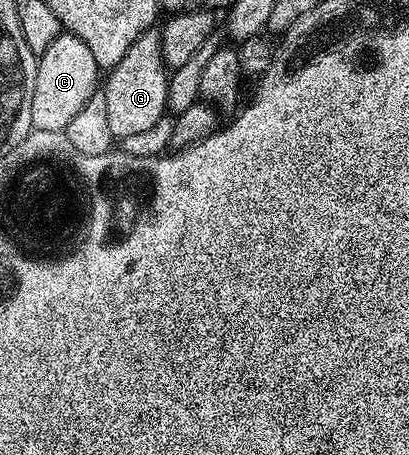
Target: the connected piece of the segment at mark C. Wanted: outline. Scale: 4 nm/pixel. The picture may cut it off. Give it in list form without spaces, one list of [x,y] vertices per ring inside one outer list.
[[[61,34],[45,53],[38,56],[35,65],[35,84],[33,85],[33,121],[32,128],[66,131],[69,121],[85,109],[89,97],[97,93],[101,83],[101,68],[93,61],[89,45],[76,35]]]

